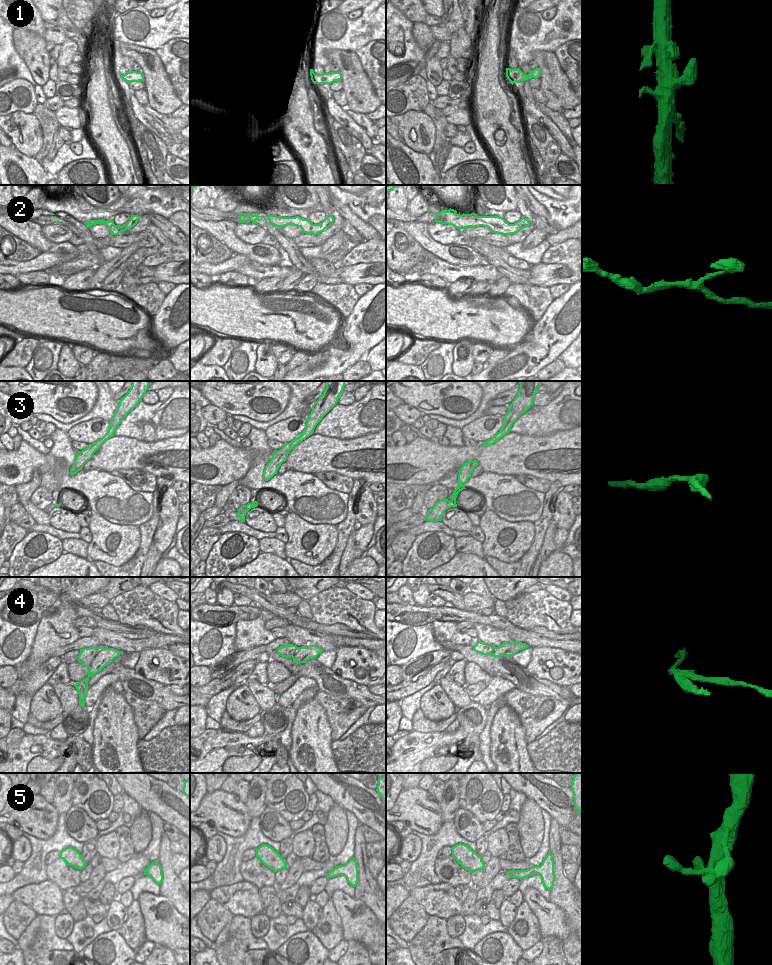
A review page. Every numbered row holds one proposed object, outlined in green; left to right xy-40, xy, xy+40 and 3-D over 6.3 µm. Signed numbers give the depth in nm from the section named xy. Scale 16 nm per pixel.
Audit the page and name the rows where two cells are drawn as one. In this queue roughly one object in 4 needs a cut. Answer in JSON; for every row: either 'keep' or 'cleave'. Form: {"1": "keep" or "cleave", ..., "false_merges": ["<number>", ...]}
{"1": "keep", "2": "keep", "3": "keep", "4": "cleave", "5": "keep", "false_merges": ["4"]}

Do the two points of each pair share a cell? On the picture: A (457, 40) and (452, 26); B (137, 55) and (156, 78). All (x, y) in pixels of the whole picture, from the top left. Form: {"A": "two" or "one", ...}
{"A": "two", "B": "one"}

